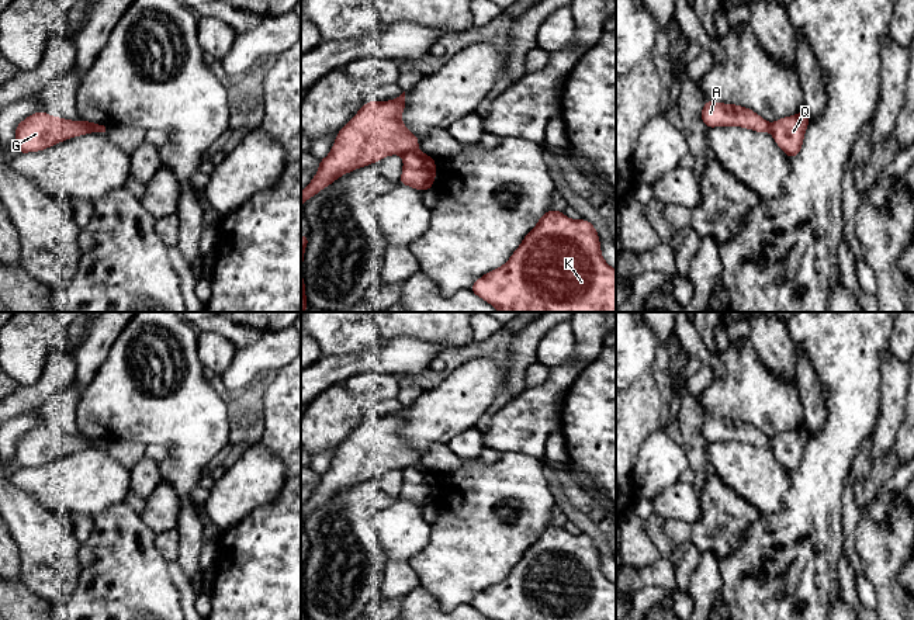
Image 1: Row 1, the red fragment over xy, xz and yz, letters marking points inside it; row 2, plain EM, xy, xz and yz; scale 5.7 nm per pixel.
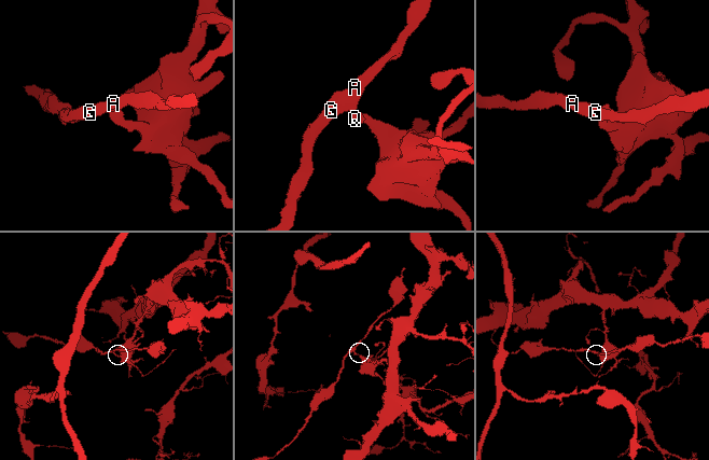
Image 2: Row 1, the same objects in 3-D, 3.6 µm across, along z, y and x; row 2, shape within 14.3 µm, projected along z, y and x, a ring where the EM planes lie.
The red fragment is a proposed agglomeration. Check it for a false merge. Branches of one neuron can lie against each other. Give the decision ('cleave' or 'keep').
cleave

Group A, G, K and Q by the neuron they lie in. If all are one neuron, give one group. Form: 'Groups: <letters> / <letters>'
Groups: A G / K Q

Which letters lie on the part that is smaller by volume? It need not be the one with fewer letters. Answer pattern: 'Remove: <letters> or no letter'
Remove: A, G

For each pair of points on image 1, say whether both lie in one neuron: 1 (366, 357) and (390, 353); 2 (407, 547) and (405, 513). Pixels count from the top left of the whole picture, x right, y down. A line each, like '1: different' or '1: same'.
1: same
2: same

